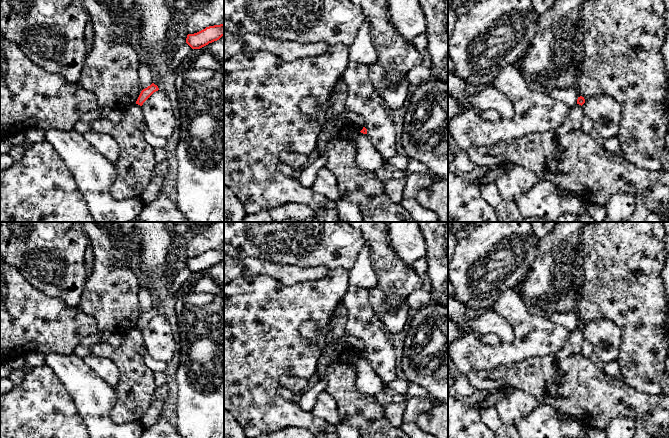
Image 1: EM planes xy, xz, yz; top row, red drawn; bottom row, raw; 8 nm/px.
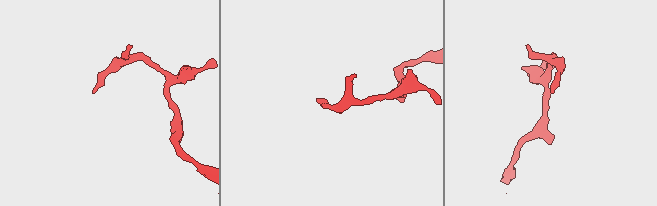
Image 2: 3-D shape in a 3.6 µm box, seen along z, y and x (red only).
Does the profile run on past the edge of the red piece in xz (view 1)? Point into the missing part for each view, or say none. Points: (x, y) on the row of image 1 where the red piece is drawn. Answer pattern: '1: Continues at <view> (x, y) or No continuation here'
1: No continuation here

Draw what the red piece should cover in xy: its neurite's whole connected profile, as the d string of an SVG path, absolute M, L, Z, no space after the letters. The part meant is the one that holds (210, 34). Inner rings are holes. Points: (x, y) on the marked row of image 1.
M224 23L206 27L194 34L188 34L186 43L192 49L200 49L209 43L219 40L222 36L224 36Z

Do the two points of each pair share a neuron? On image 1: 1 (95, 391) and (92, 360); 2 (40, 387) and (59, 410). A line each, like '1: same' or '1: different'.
1: different
2: same

